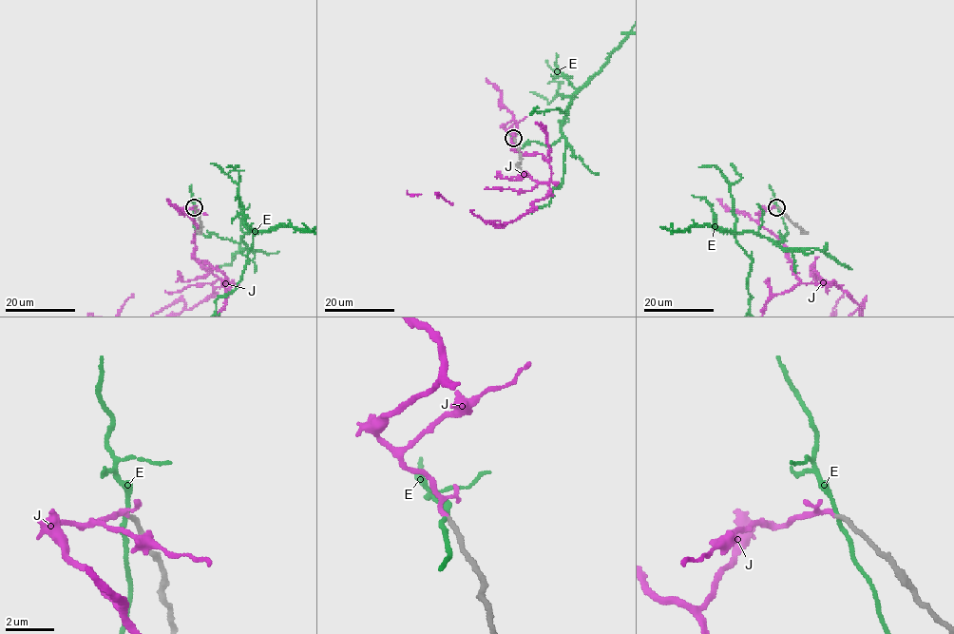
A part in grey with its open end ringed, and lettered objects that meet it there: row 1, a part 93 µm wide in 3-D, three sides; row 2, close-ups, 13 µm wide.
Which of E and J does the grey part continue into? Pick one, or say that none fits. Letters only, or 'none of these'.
J

